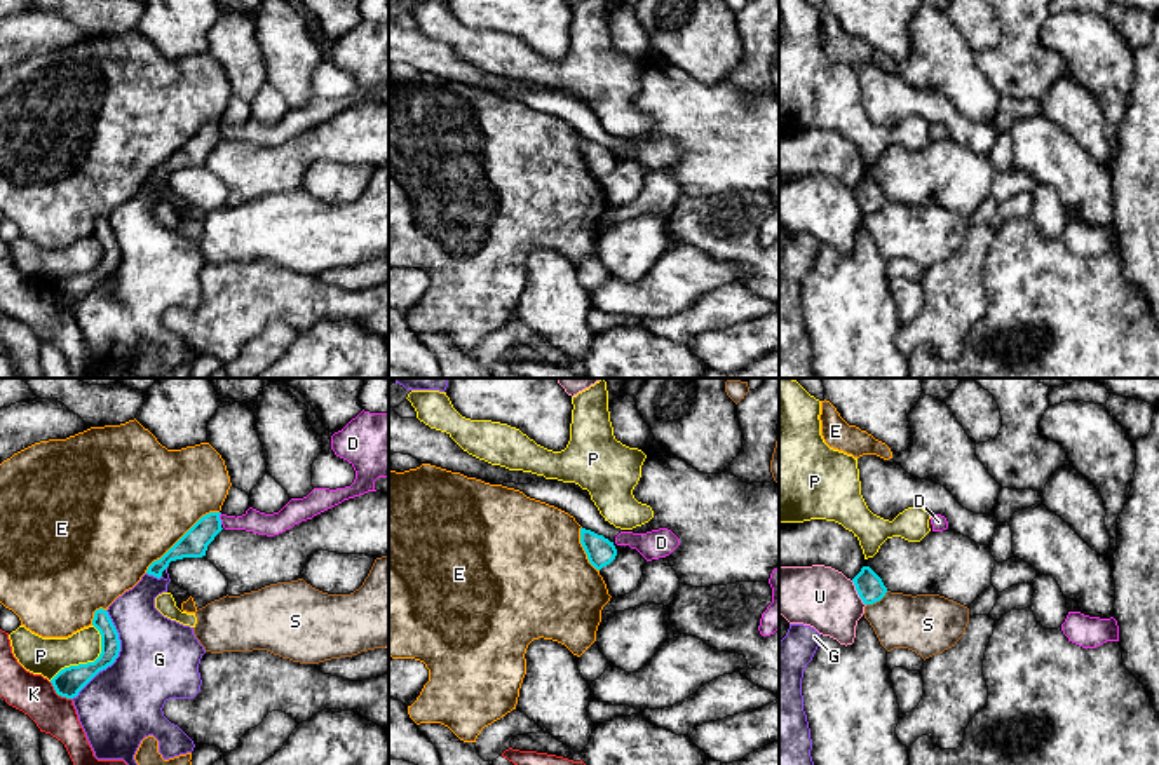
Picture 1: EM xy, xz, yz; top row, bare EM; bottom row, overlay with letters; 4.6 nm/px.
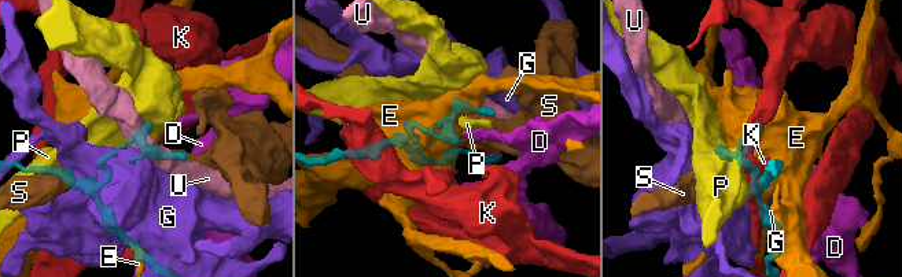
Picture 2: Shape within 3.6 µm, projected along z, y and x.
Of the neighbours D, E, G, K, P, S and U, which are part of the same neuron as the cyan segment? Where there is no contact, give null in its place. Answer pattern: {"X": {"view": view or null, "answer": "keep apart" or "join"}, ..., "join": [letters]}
{"D": {"view": "xy", "answer": "keep apart"}, "E": {"view": "xy", "answer": "keep apart"}, "G": {"view": "xy", "answer": "keep apart"}, "K": {"view": "xy", "answer": "keep apart"}, "P": {"view": "xy", "answer": "keep apart"}, "S": {"view": "yz", "answer": "keep apart"}, "U": {"view": "yz", "answer": "keep apart"}, "join": []}

